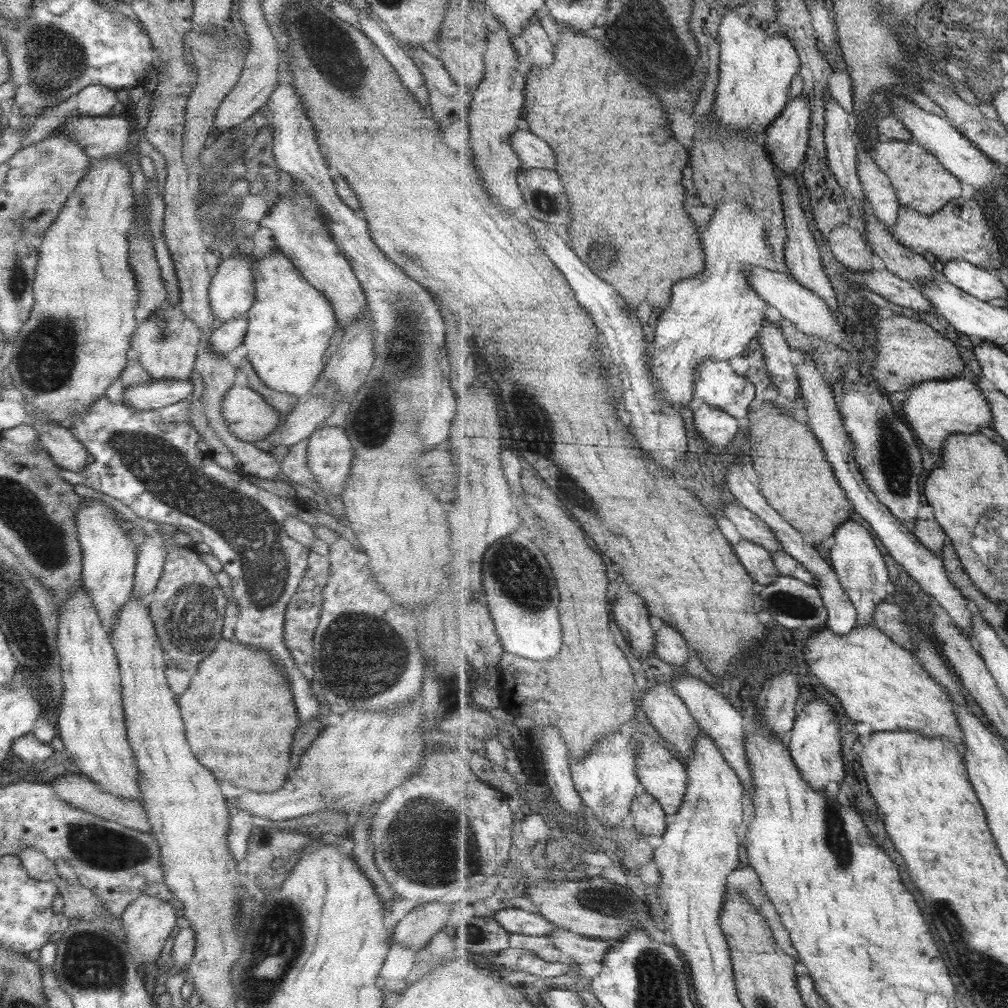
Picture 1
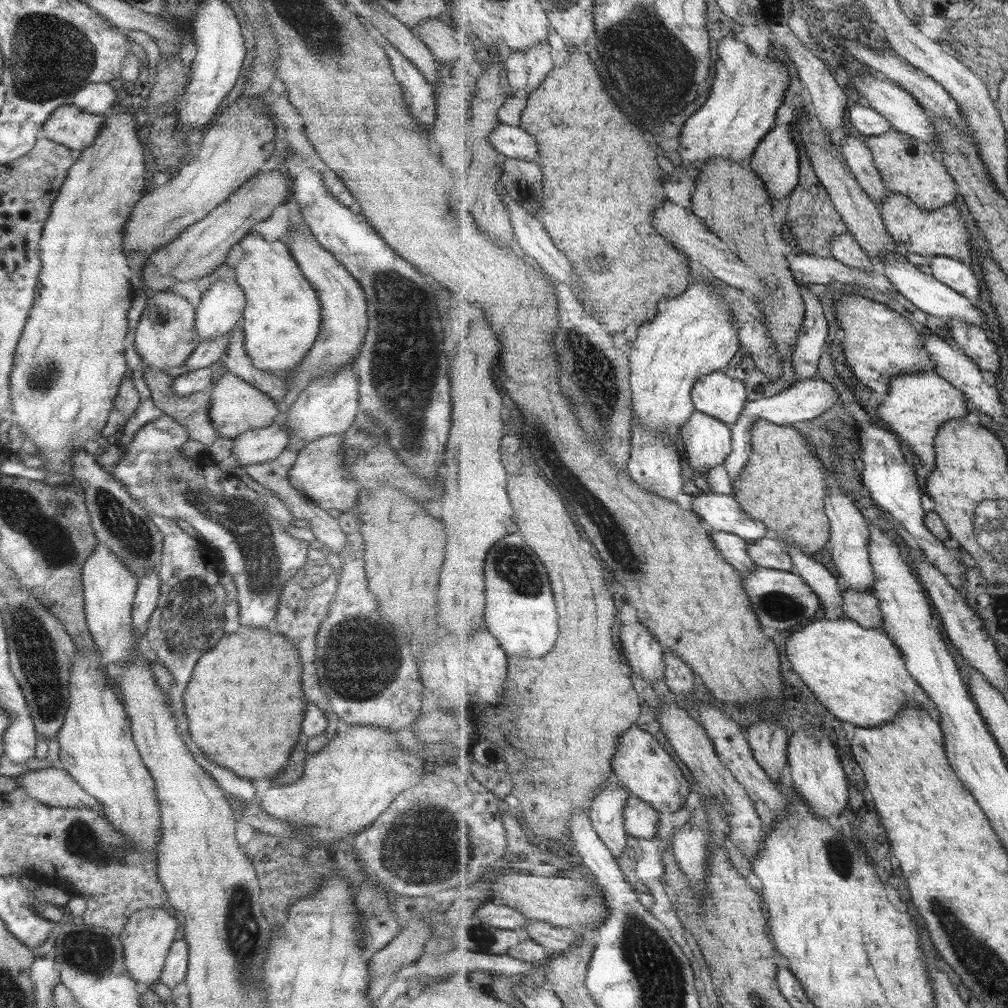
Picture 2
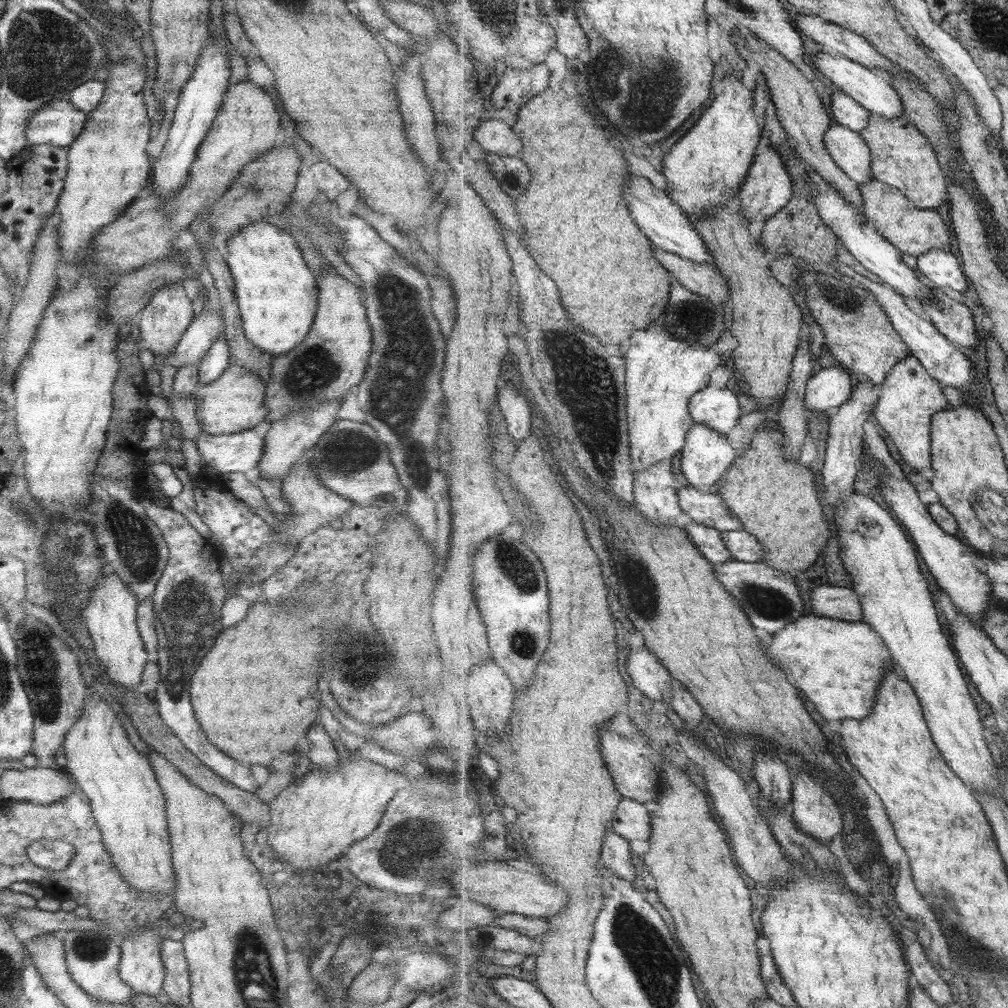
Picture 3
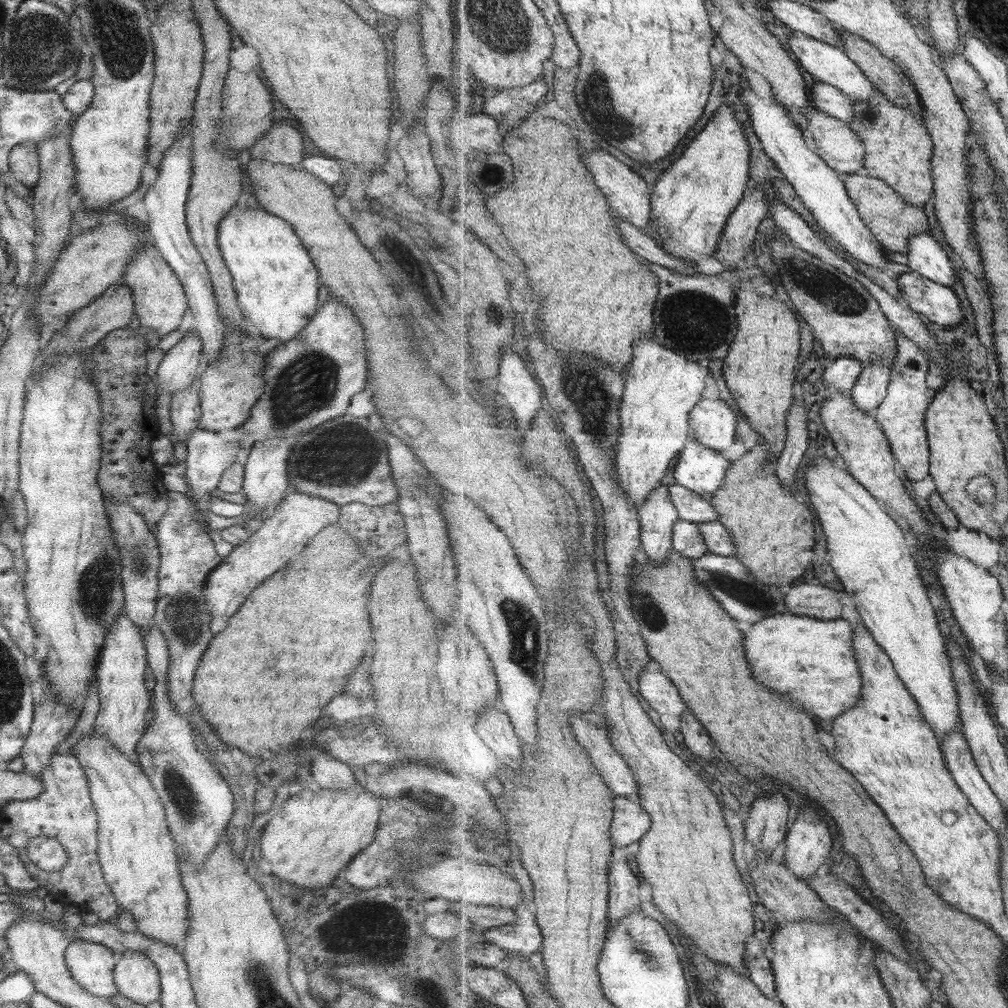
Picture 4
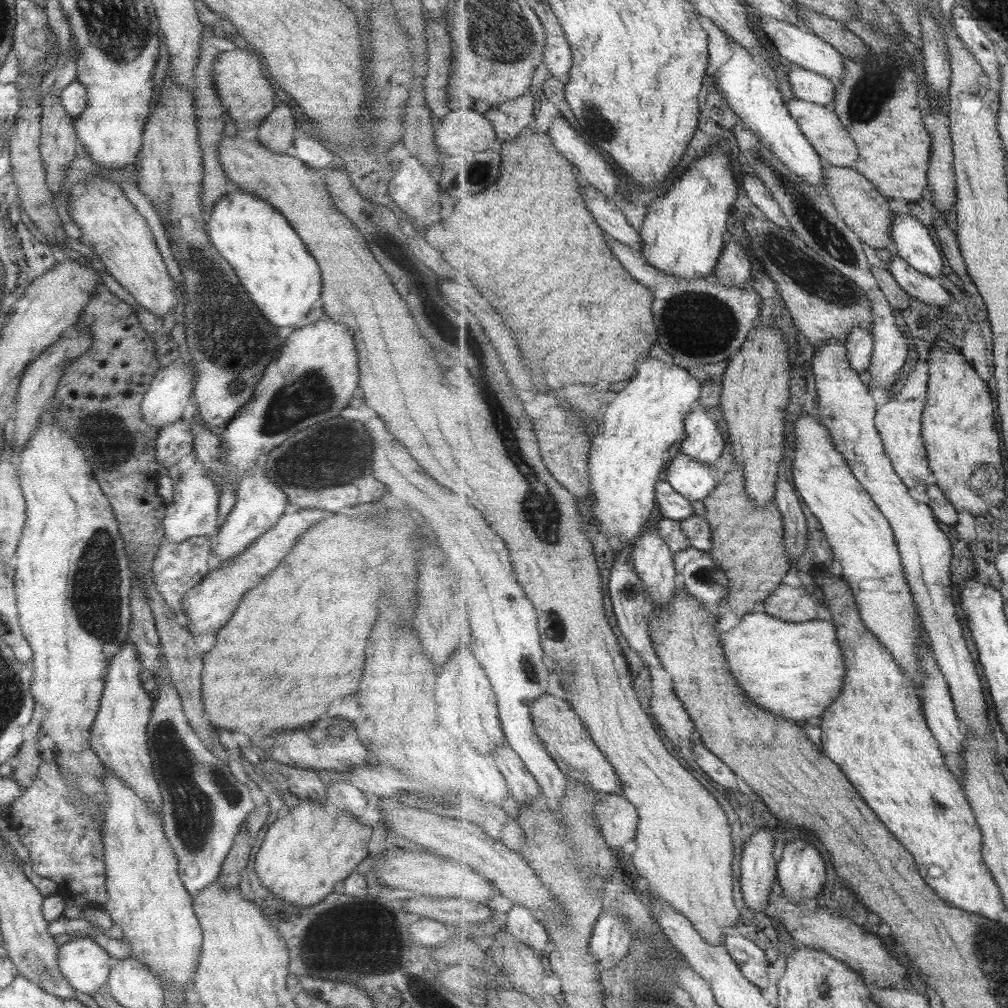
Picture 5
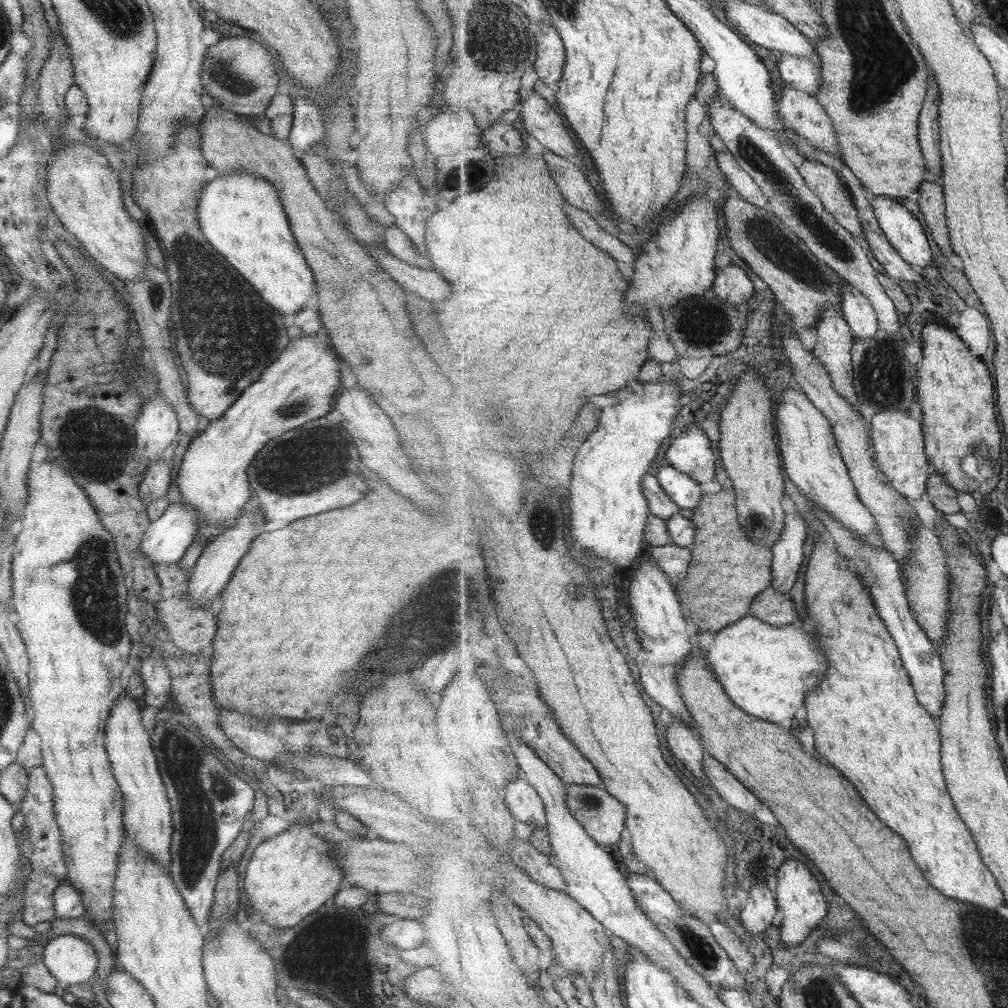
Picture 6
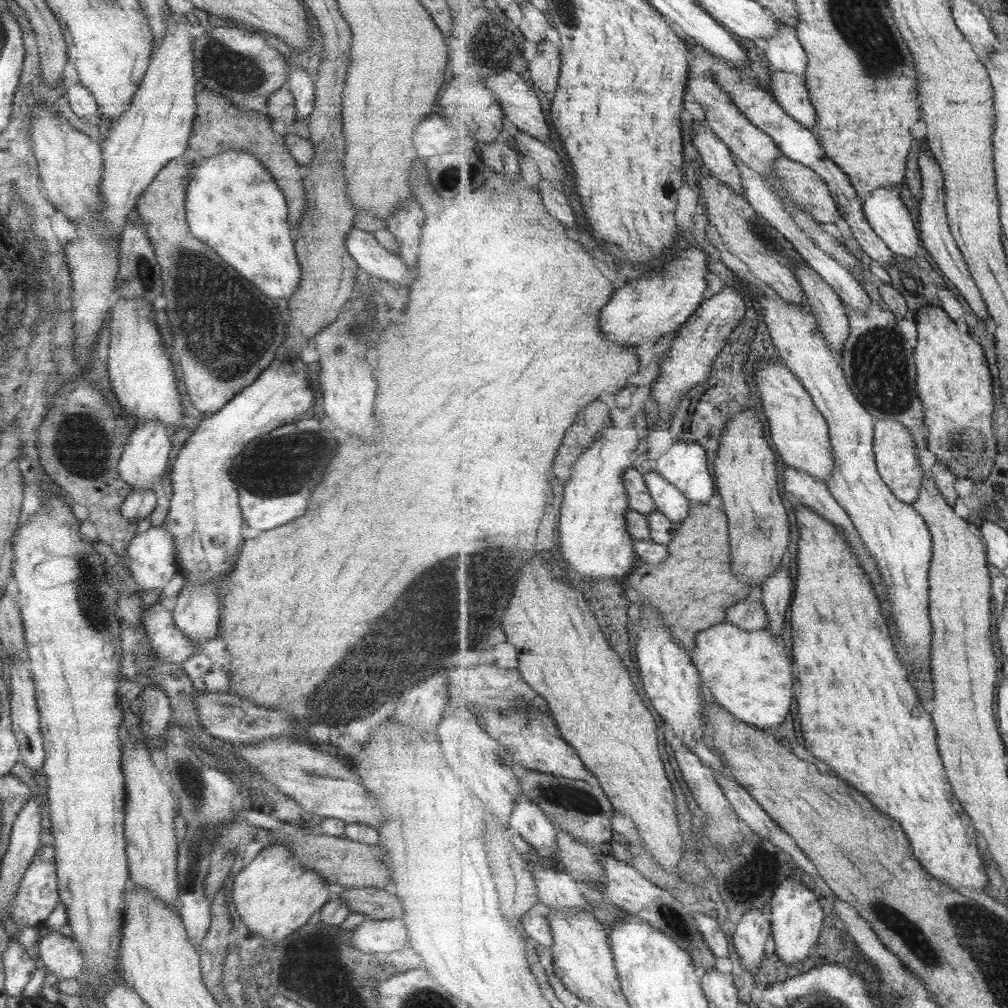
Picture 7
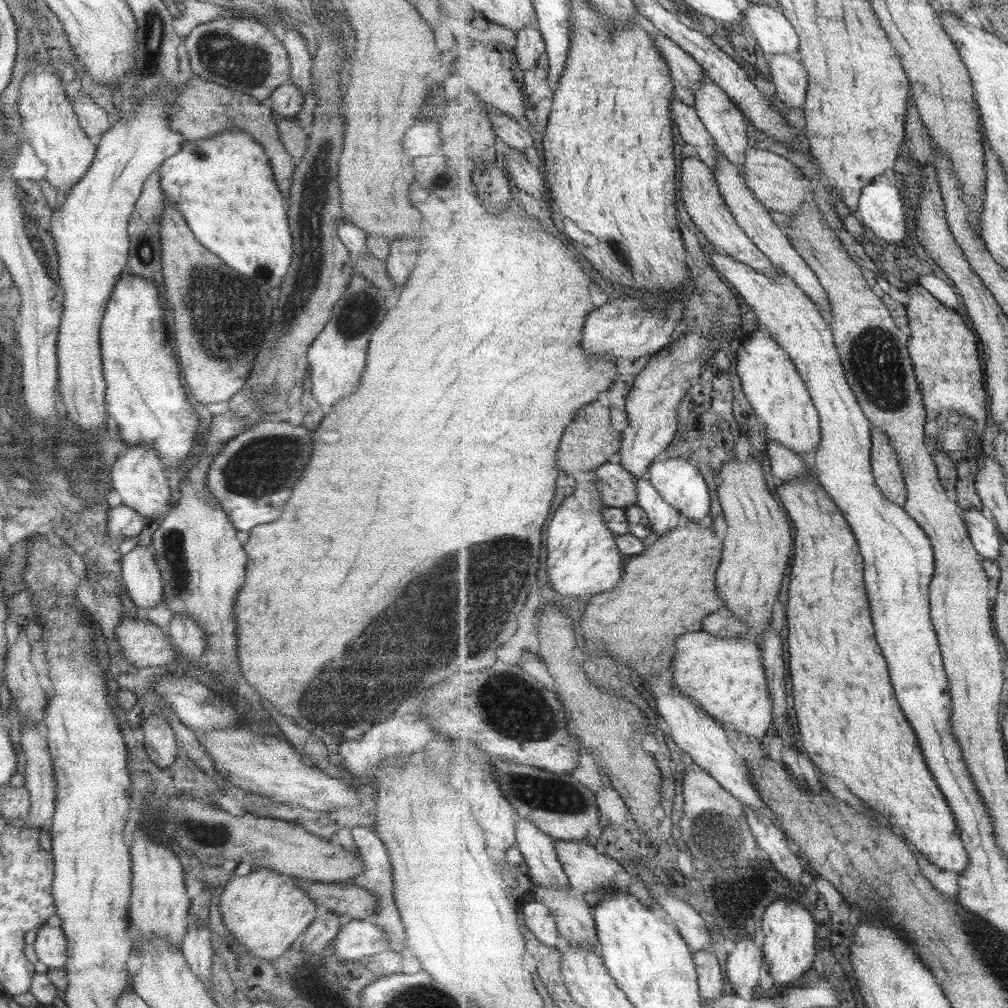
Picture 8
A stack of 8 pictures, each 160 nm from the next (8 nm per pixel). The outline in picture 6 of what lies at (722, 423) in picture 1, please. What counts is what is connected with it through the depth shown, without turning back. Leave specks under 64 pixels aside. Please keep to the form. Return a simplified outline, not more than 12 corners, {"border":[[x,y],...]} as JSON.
{"border":[[666,462],[656,476],[681,509],[693,512],[705,496],[699,483]]}

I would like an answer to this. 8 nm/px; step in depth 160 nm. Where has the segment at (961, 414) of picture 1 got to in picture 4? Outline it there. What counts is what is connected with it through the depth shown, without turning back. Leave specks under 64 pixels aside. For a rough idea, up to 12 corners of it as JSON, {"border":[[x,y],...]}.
{"border":[[897,331],[888,395],[874,413],[902,475],[930,475],[929,360]]}

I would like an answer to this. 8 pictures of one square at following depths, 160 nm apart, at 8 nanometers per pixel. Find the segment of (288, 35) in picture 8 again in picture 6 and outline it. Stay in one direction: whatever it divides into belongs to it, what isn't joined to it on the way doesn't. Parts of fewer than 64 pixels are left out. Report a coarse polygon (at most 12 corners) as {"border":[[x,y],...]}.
{"border":[[295,98],[286,140],[300,158],[323,145],[324,116]]}

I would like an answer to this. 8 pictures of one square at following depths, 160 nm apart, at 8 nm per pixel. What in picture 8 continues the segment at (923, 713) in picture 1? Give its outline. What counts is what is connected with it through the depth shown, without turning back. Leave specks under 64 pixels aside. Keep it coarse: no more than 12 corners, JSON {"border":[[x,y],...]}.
{"border":[[747,636],[679,637],[682,694],[745,741],[773,730],[762,651]]}

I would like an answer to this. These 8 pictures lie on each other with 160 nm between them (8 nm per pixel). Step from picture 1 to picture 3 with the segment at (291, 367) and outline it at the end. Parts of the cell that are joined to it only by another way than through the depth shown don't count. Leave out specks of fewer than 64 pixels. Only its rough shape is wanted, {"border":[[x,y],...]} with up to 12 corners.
{"border":[[266,220],[225,241],[243,334],[271,358],[313,322],[315,276]]}

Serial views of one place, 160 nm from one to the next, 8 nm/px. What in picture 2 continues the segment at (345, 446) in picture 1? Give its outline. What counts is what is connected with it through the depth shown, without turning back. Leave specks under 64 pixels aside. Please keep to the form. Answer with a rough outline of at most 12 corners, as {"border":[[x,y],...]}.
{"border":[[341,437],[304,444],[289,486],[323,511],[350,512],[359,489],[342,465]]}

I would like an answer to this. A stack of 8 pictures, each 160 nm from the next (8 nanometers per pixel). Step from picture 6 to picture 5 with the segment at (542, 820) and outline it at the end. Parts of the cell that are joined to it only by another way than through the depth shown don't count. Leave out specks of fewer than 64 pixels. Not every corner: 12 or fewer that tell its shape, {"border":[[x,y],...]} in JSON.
{"border":[[509,744],[495,763],[518,802],[539,798],[540,784]]}

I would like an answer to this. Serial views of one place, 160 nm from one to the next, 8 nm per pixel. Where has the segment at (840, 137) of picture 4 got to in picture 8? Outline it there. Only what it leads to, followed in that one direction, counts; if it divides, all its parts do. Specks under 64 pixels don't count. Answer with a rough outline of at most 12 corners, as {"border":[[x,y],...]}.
{"border":[[767,54],[776,96],[804,110],[805,66],[791,55]]}

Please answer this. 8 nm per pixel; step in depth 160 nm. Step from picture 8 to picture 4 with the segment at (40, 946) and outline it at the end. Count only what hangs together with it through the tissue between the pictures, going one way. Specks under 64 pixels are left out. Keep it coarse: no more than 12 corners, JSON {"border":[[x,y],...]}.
{"border":[[79,938],[64,950],[71,979],[96,998],[117,994],[113,951]]}

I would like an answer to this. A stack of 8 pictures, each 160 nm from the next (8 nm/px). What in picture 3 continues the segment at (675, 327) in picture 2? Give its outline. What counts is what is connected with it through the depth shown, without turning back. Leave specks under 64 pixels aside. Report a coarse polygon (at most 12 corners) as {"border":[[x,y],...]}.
{"border":[[661,319],[626,344],[634,475],[669,461],[728,357]]}

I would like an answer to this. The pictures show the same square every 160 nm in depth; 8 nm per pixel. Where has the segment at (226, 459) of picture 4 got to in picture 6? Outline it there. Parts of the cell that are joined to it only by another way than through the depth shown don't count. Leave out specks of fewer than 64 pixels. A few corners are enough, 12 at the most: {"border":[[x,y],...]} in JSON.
{"border":[[172,504],[143,531],[151,564],[175,564],[195,538],[197,515]]}

